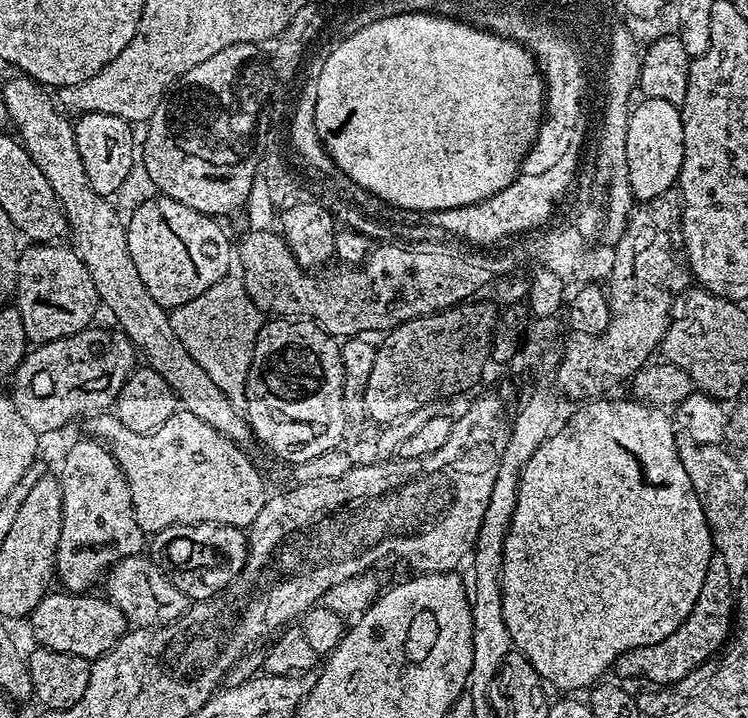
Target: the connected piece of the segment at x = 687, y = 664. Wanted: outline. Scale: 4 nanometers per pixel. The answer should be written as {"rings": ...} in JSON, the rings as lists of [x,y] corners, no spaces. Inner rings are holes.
{"rings":[[[713,553],[706,568],[706,576],[698,592],[697,601],[677,630],[667,635],[662,642],[627,651],[615,660],[612,672],[622,678],[644,678],[658,686],[670,686],[686,679],[698,666],[702,665],[712,654],[719,652],[729,641],[728,634],[732,624],[732,588],[726,562]]]}

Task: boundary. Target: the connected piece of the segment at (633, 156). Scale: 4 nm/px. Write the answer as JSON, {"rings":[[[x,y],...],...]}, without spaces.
{"rings":[[[647,98],[641,99],[641,104],[637,103],[635,107],[631,109],[628,117],[628,129],[626,130],[626,142],[625,150],[622,153],[622,163],[624,162],[624,168],[626,173],[626,179],[629,184],[629,190],[632,192],[633,197],[640,202],[652,202],[655,196],[660,196],[668,187],[675,185],[680,178],[680,167],[682,166],[682,154],[684,153],[684,135],[682,134],[682,118],[680,117],[680,110],[677,105],[666,102],[665,100],[650,100]]]}

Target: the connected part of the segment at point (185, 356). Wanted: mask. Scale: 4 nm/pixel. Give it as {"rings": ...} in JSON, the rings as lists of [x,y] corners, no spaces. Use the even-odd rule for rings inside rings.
{"rings":[[[12,74],[2,85],[2,91],[11,127],[17,128],[15,131],[20,143],[38,170],[46,174],[46,182],[50,182],[50,190],[54,190],[60,209],[64,211],[70,240],[72,236],[71,247],[86,266],[99,303],[103,307],[105,304],[109,314],[120,323],[121,330],[125,332],[121,333],[132,348],[144,351],[143,363],[162,374],[183,411],[194,414],[194,418],[202,418],[206,426],[218,430],[218,434],[233,443],[247,445],[247,440],[254,436],[249,421],[241,413],[241,417],[236,413],[239,411],[220,393],[220,387],[199,368],[180,337],[173,332],[169,313],[150,298],[142,278],[138,278],[138,270],[134,270],[134,262],[130,258],[128,234],[121,215],[105,197],[94,191],[90,178],[86,178],[86,170],[82,170],[82,158],[78,158],[78,146],[74,142],[73,121],[61,112],[55,99],[49,93],[47,96],[44,93],[47,91],[29,76]]]}

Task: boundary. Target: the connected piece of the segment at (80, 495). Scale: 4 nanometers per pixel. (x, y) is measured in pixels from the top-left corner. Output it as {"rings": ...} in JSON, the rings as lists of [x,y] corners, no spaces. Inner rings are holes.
{"rings":[[[80,438],[68,448],[58,471],[62,494],[62,528],[58,534],[55,579],[59,587],[84,594],[119,561],[141,555],[146,534],[138,526],[120,464],[96,440]]]}

